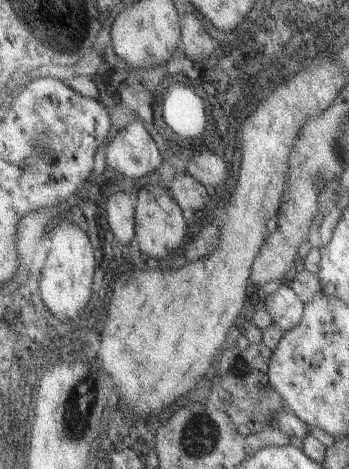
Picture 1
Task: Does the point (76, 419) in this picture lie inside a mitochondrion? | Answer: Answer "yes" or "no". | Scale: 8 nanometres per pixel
yes

